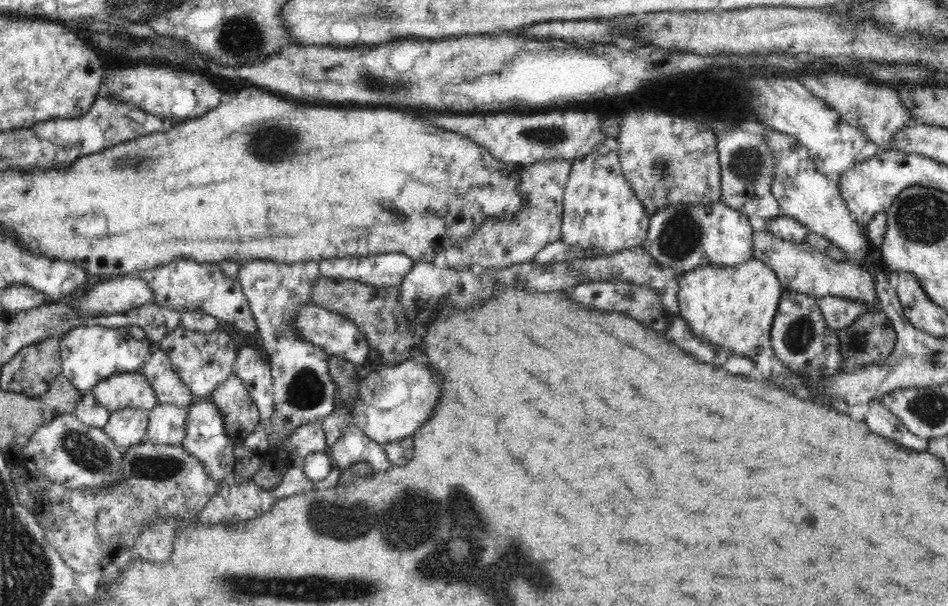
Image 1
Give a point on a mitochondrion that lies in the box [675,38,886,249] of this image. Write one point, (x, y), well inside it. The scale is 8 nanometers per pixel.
(748, 163)

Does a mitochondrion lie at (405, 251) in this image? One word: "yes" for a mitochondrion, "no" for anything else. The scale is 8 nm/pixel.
no

